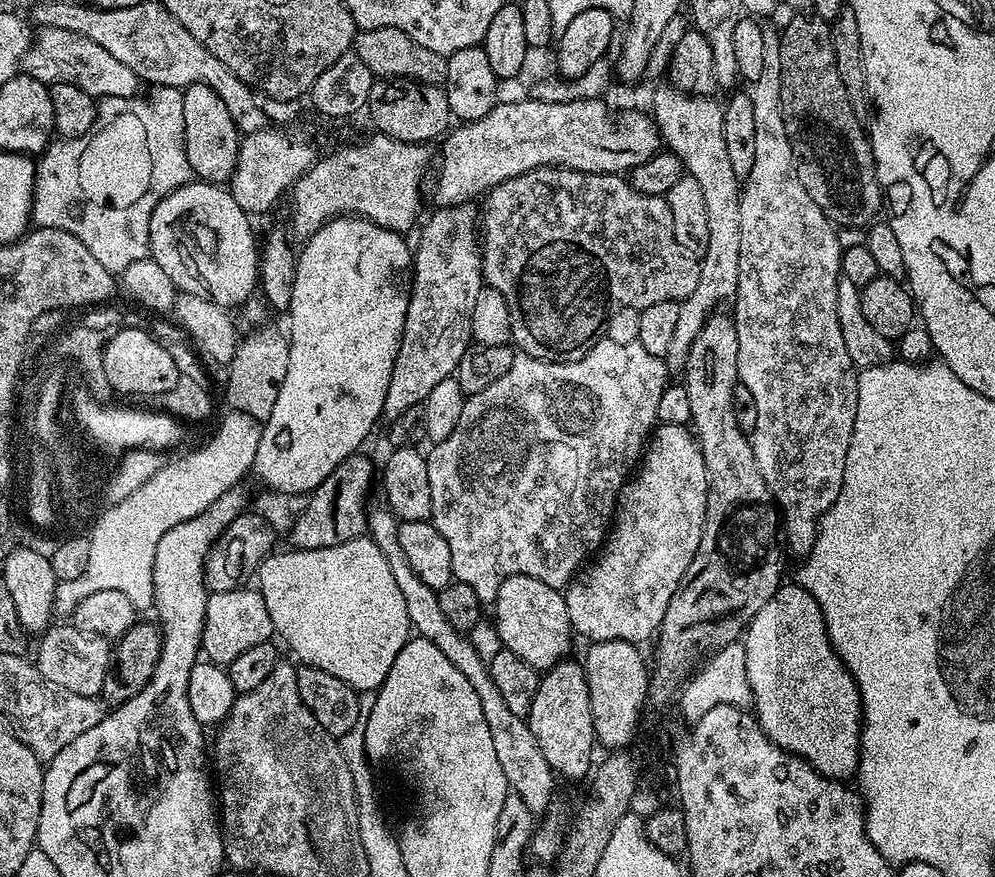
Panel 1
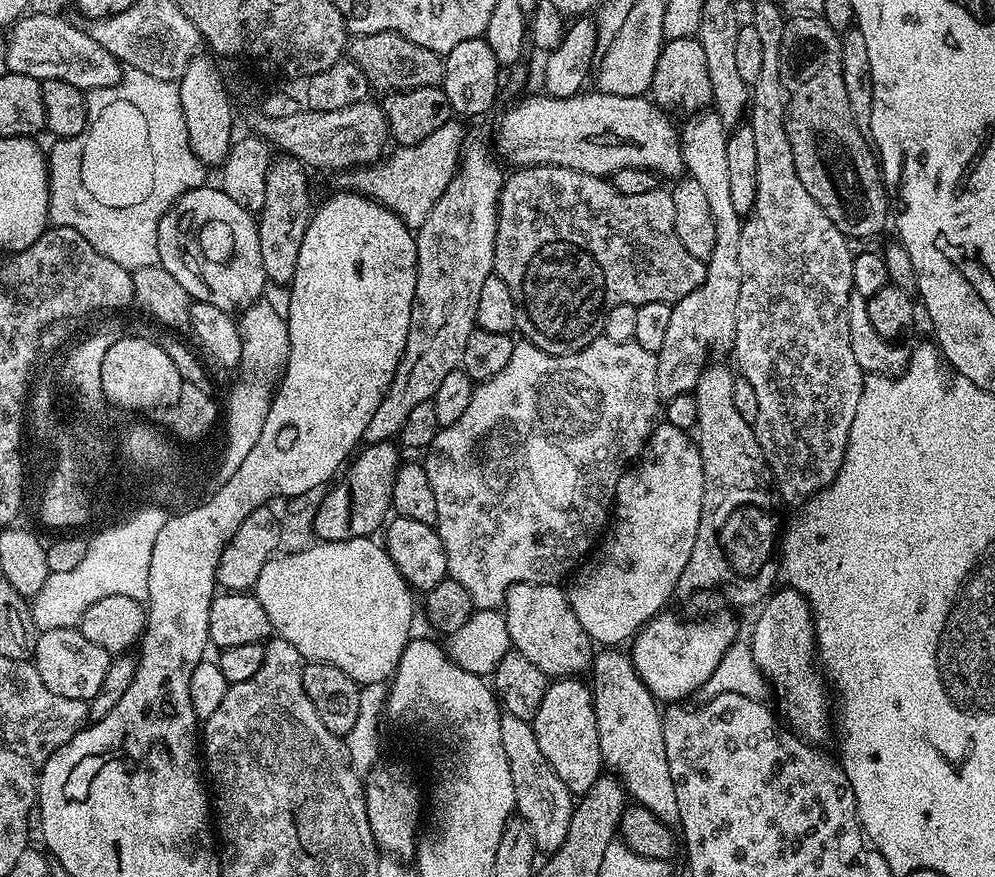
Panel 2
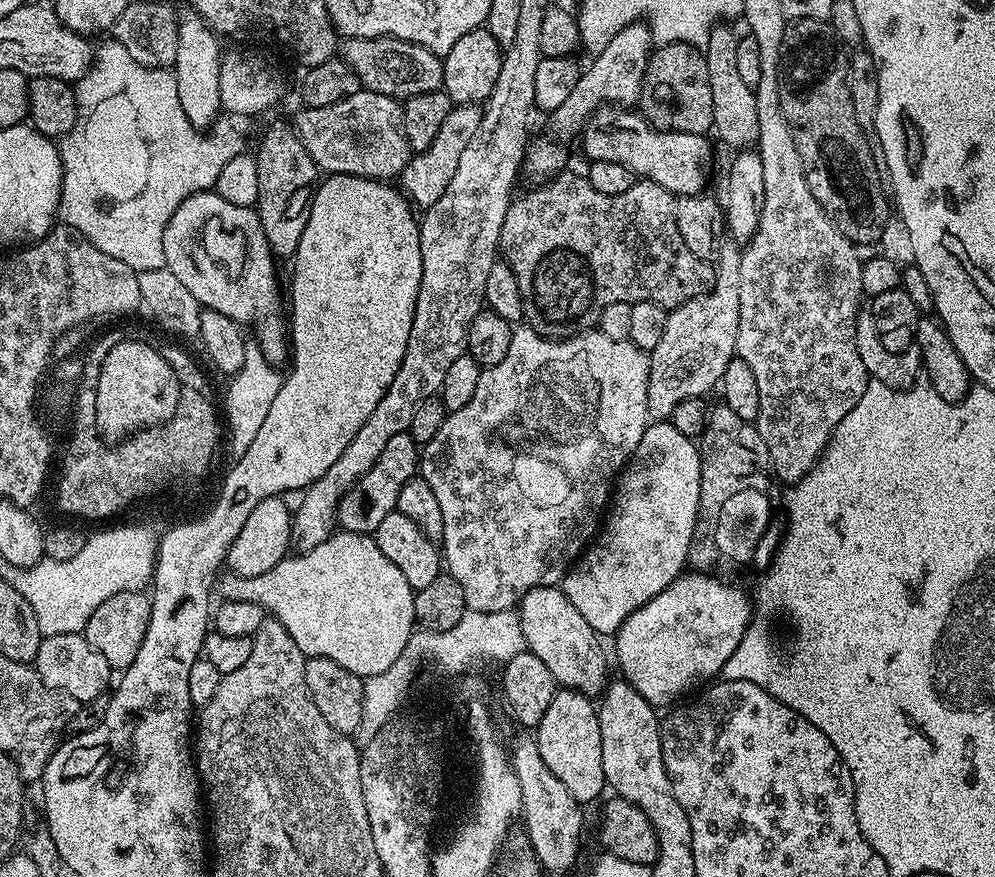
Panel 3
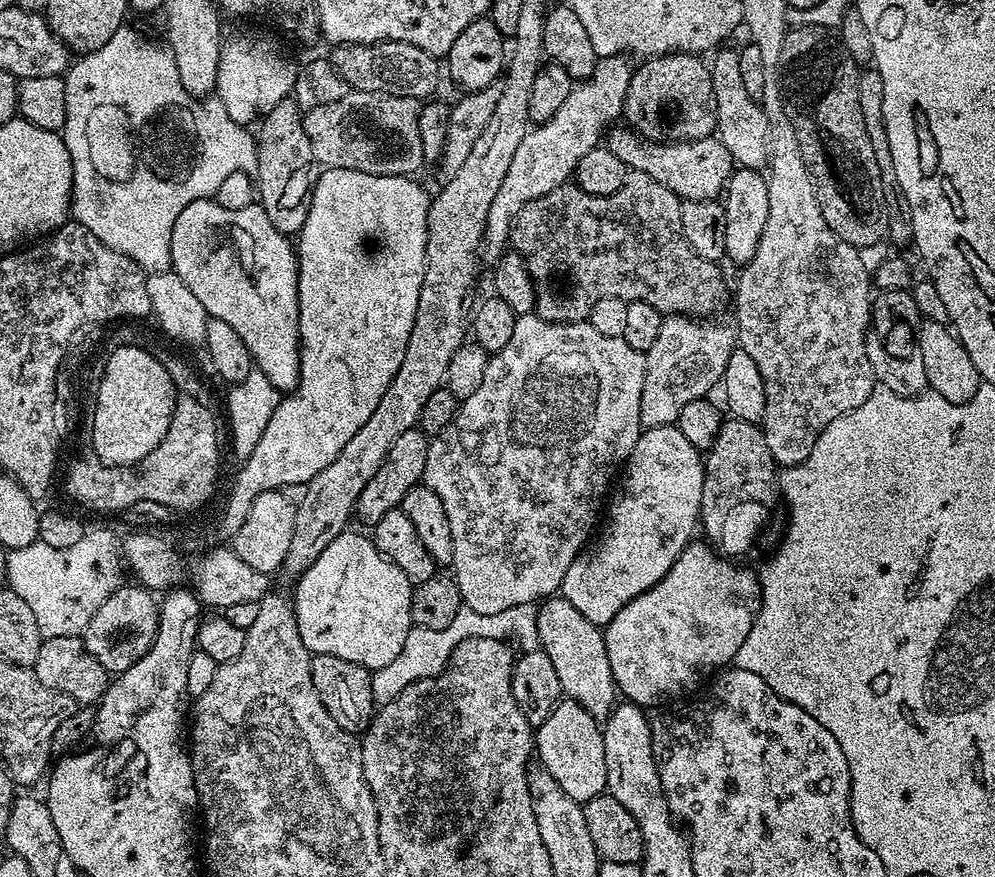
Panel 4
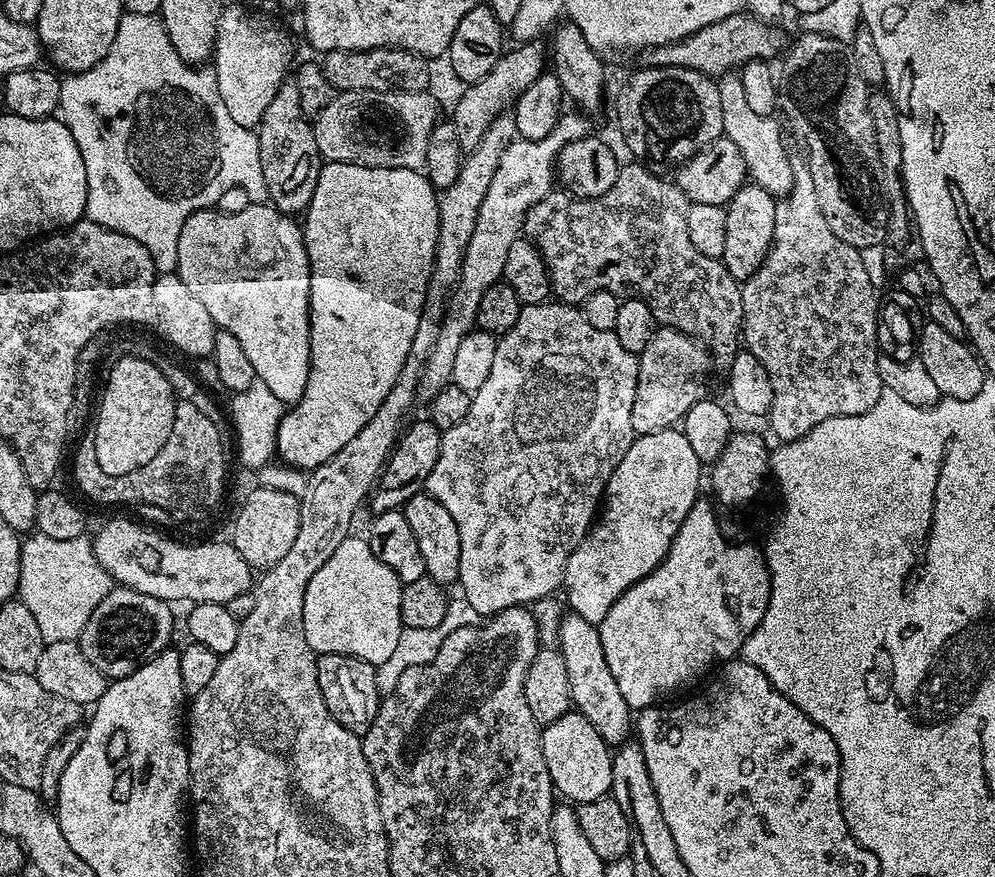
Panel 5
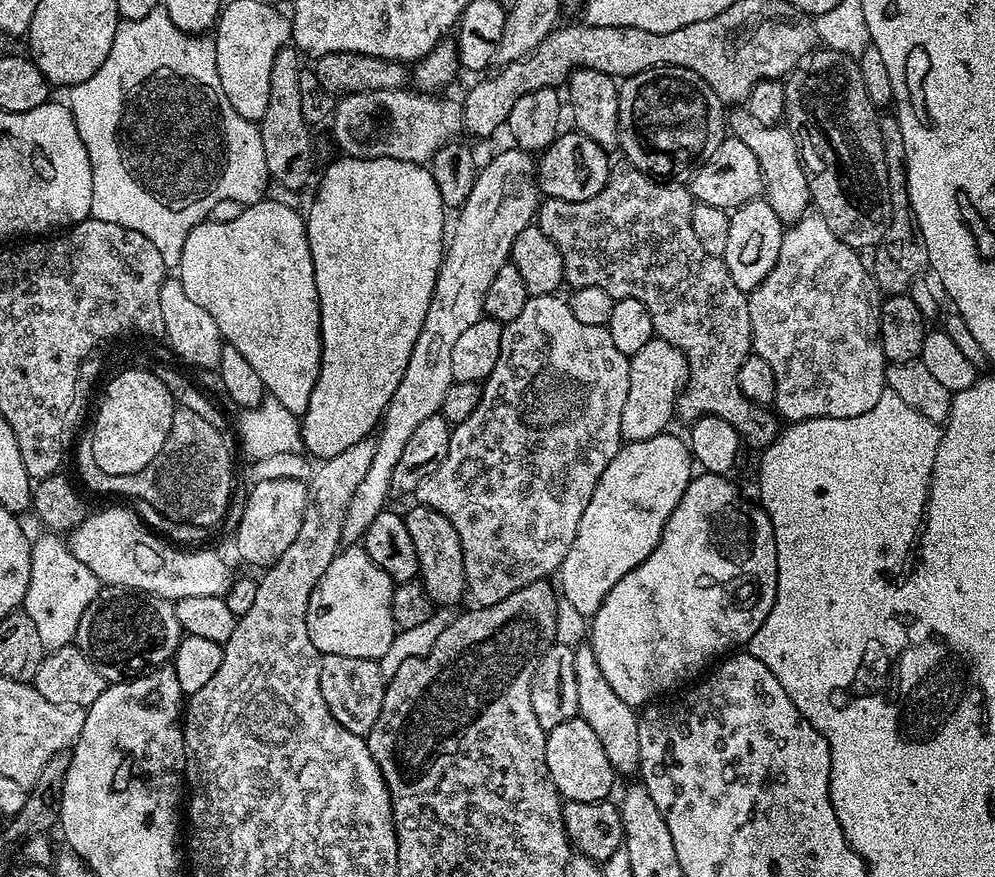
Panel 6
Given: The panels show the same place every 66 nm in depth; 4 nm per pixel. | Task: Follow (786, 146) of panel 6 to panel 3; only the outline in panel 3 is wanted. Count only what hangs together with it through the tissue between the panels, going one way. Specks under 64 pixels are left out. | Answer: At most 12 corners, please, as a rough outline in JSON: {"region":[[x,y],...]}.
{"region":[[737,33],[703,45],[712,128],[732,150],[755,145],[756,94],[738,75]]}

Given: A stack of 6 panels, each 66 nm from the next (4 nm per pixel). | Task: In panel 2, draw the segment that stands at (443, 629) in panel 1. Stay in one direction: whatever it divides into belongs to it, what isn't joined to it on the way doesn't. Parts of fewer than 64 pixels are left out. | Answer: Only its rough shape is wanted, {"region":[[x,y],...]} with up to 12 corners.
{"region":[[500,717],[519,819],[541,853],[562,846],[573,793],[529,721]]}

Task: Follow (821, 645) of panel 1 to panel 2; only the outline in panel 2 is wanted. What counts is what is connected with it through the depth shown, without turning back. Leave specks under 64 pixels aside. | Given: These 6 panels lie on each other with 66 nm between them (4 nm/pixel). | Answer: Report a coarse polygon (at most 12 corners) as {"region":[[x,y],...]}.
{"region":[[780,586],[752,628],[752,657],[787,727],[830,728],[807,598]]}

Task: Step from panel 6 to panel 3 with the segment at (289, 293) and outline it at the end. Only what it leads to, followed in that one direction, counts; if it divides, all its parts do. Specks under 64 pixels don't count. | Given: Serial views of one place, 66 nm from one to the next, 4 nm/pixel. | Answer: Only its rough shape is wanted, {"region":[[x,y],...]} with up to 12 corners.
{"region":[[186,198],[166,267],[205,309],[290,356],[274,253],[251,208]]}

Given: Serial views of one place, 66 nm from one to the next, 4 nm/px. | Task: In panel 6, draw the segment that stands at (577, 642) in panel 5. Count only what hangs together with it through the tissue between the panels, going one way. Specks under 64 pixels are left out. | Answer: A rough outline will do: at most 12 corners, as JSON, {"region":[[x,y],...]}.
{"region":[[591,643],[574,651],[578,716],[617,777],[640,771],[637,709],[606,682]]}

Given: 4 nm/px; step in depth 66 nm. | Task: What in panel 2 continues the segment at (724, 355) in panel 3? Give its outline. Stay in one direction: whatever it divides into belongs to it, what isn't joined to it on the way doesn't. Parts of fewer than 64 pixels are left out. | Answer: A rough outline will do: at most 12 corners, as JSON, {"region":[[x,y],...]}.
{"region":[[715,111],[679,129],[687,175],[714,217],[698,290],[672,305],[656,395],[691,393],[708,347],[736,331],[742,217]]}

